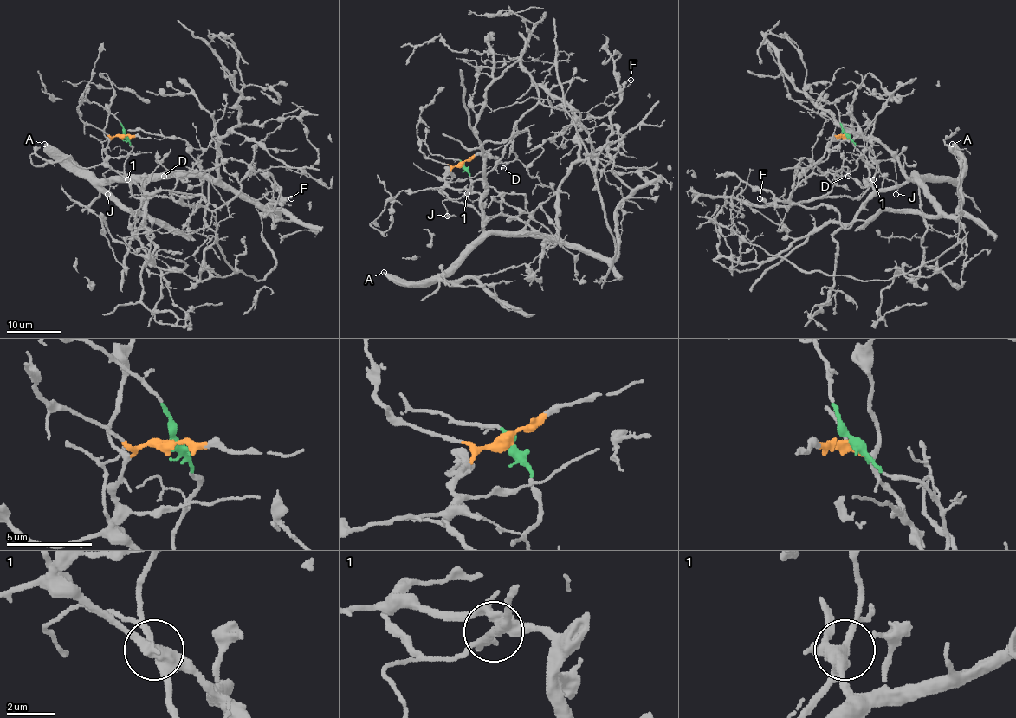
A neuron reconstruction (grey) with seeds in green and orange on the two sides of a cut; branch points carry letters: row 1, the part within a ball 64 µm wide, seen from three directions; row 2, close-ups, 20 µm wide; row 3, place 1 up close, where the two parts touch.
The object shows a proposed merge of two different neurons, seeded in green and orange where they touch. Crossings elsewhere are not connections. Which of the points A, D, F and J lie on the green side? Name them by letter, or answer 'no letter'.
D, F, J

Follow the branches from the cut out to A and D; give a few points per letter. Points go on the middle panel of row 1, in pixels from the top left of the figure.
A: (462, 165), (448, 172), (445, 184), (471, 189), (481, 196), (482, 234), (425, 281), (399, 281), (383, 272)
D: (462, 165), (472, 187), (464, 196), (475, 180), (479, 180), (497, 163), (509, 144), (516, 158), (503, 168)

